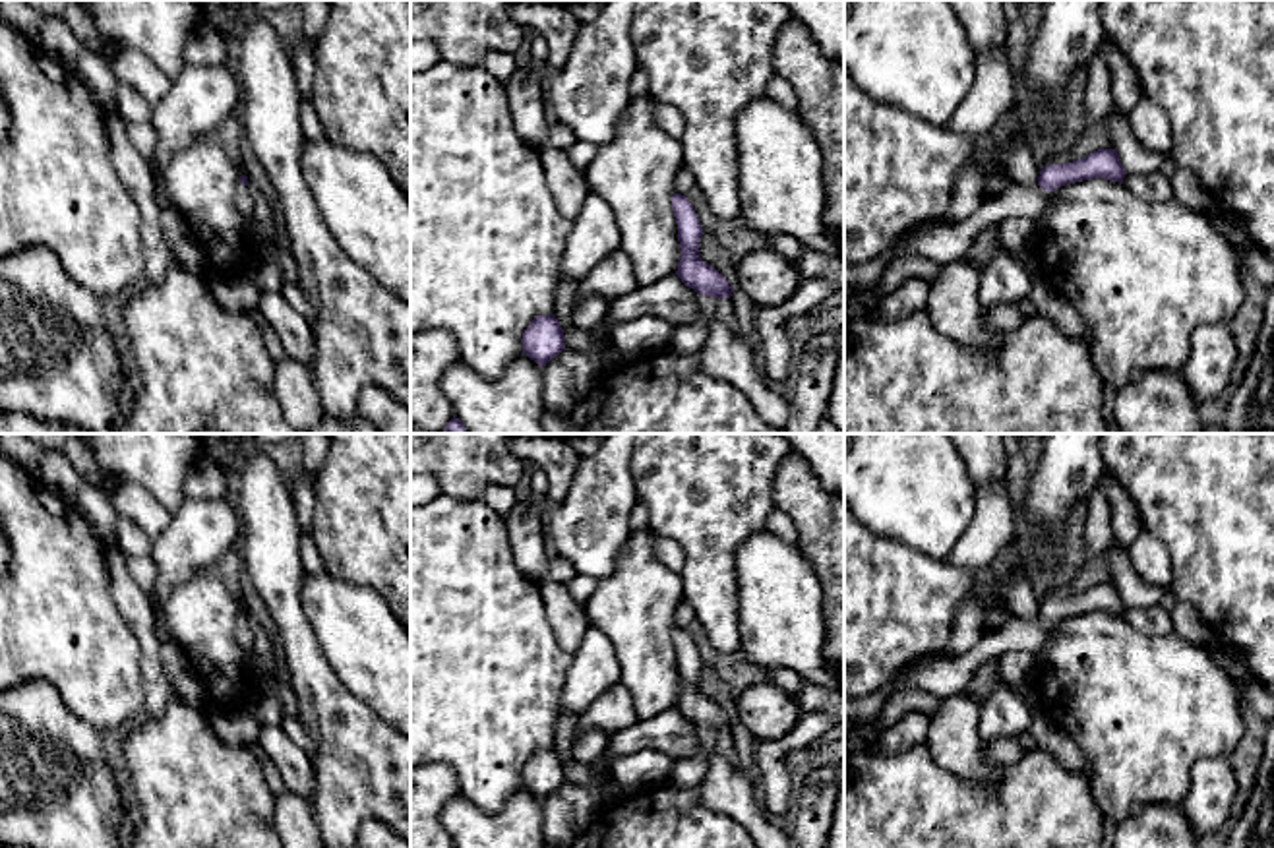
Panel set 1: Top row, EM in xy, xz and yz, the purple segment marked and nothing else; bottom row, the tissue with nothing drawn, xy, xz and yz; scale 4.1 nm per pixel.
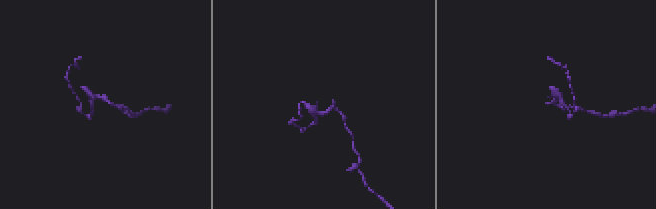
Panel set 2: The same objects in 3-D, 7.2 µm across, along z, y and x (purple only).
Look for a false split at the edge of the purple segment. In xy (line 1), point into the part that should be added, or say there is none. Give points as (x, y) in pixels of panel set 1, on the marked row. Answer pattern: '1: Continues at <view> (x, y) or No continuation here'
1: No continuation here

